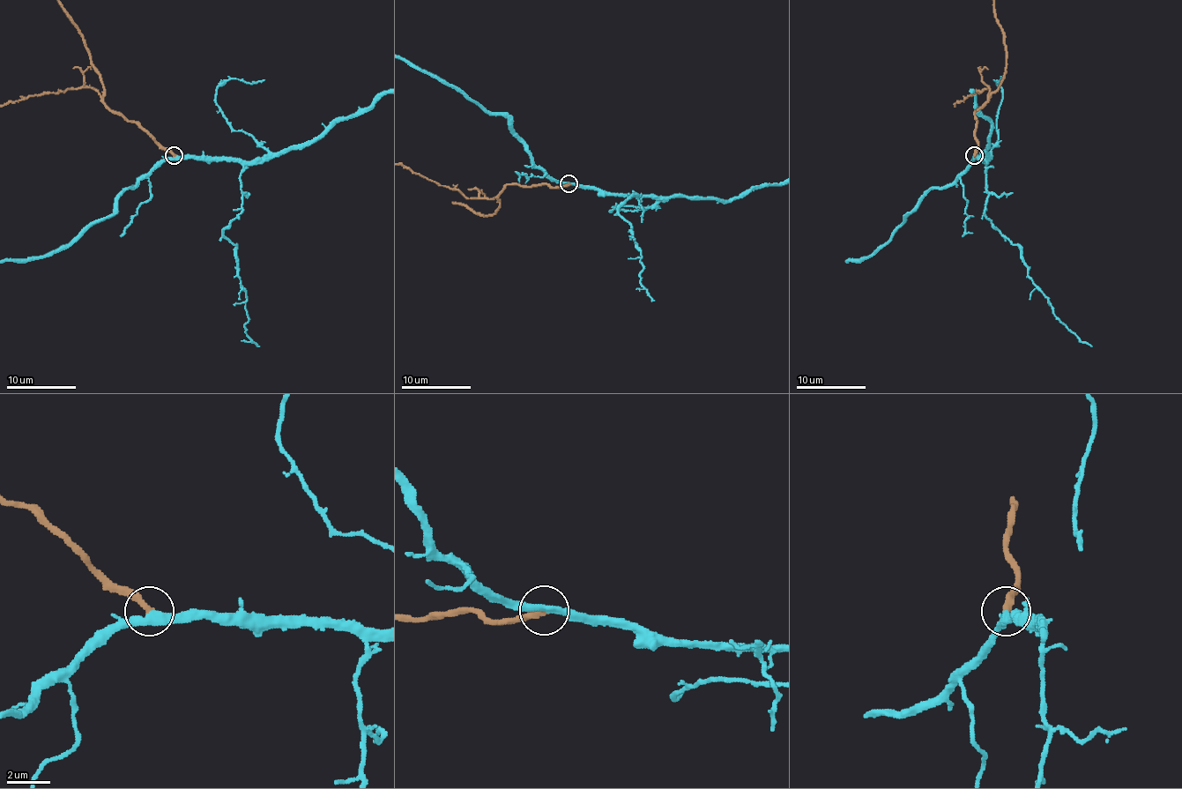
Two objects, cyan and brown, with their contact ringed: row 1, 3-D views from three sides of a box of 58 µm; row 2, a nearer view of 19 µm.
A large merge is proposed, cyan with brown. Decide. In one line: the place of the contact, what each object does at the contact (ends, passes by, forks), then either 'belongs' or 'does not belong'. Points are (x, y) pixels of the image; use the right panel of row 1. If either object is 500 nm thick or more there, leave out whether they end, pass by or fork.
at (974, 155); cyan passes by; brown ends there; belongs

